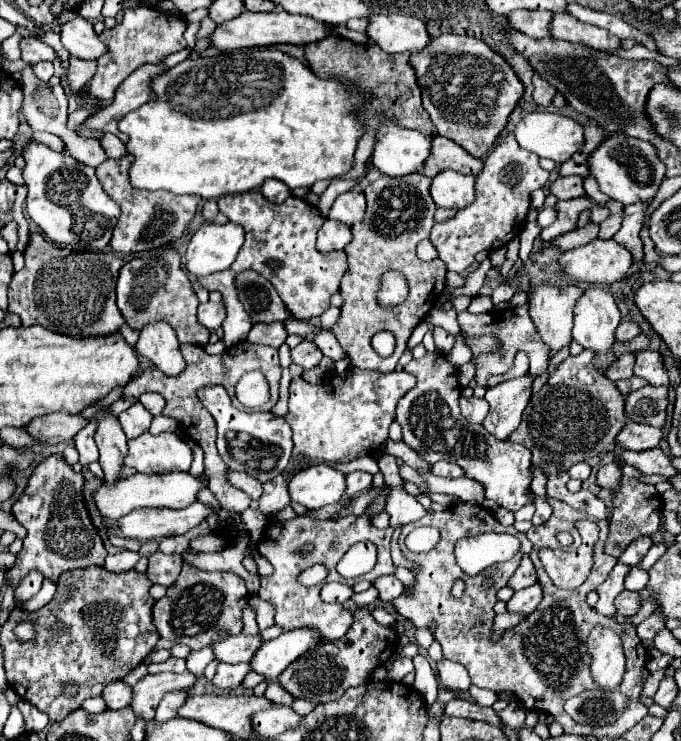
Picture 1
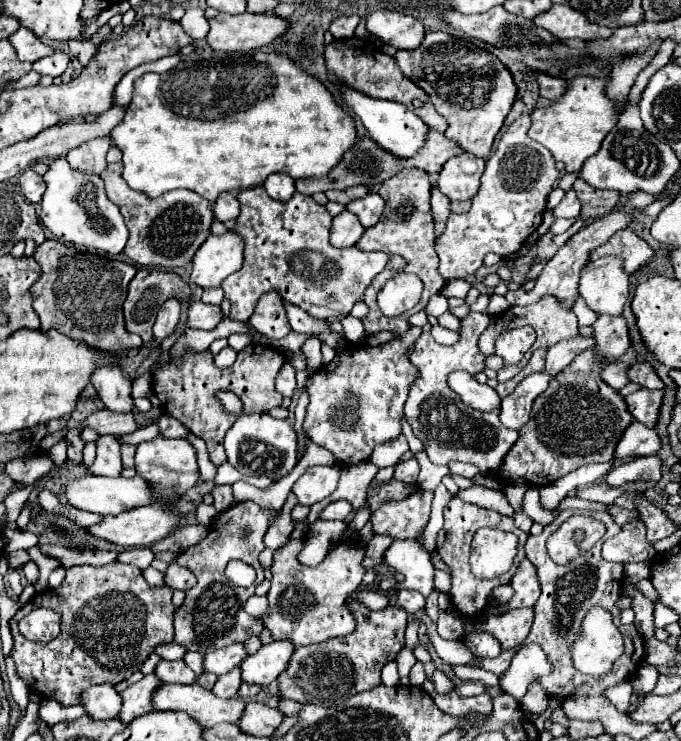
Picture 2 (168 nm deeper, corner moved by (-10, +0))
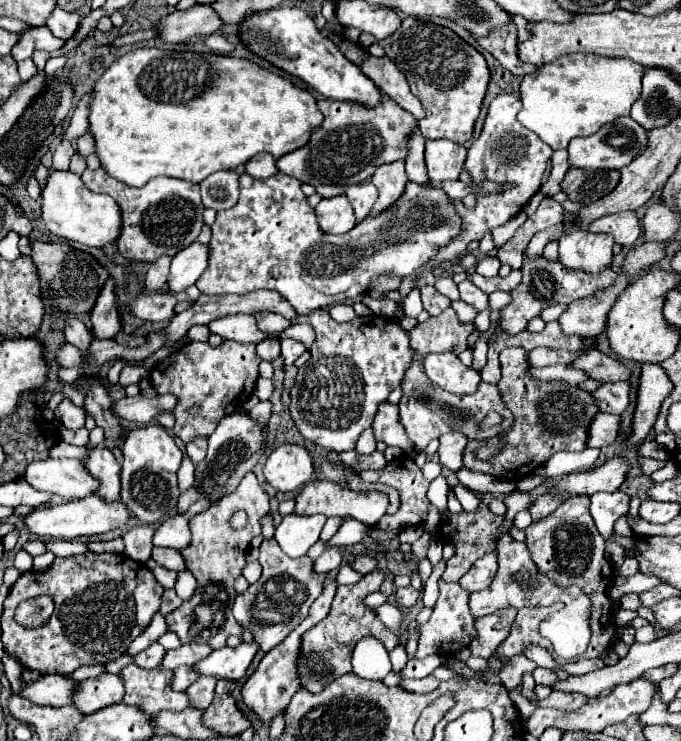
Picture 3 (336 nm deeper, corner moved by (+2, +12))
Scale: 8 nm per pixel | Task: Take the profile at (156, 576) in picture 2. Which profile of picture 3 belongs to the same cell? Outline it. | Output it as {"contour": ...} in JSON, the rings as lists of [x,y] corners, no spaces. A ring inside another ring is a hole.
{"contour":[[[158,612],[158,614],[154,614],[154,618],[152,618],[152,622],[150,622],[150,626],[136,638],[133,640],[132,644],[130,644],[130,648],[127,650],[127,654],[136,655],[139,652],[142,652],[144,648],[148,648],[150,644],[154,644],[154,642],[158,642],[164,634],[166,634],[166,622],[164,622],[164,616]]]}

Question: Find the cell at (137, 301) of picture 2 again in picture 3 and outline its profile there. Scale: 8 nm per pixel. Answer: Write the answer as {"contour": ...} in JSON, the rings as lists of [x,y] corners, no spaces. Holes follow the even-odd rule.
{"contour":[[[110,278],[98,300],[94,310],[90,312],[90,320],[94,326],[94,336],[96,338],[112,338],[122,330],[120,322],[120,312],[118,312],[118,294],[116,294],[116,280]]]}

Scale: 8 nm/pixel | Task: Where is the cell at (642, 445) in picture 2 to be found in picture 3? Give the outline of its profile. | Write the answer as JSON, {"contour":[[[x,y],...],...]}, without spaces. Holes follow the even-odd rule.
{"contour":[[[600,412],[594,418],[594,422],[590,424],[588,446],[592,446],[592,448],[610,446],[618,438],[618,432],[620,432],[620,416]]]}

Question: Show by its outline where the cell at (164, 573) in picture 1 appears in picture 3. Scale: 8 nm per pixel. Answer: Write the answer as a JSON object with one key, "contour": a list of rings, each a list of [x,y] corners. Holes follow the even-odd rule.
{"contour":[[[182,570],[178,572],[178,578],[176,578],[176,594],[182,598],[182,600],[188,600],[192,594],[194,594],[194,588],[196,588],[196,578],[192,576],[190,570]]]}

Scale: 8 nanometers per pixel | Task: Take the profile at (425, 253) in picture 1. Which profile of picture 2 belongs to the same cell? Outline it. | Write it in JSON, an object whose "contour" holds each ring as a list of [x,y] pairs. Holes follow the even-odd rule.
{"contour":[[[432,186],[432,194],[430,194],[430,204],[432,204],[432,216],[434,216],[434,226],[436,226],[436,236],[440,236],[440,230],[444,230],[444,224],[450,216],[450,200],[448,196],[444,196],[438,186]]]}

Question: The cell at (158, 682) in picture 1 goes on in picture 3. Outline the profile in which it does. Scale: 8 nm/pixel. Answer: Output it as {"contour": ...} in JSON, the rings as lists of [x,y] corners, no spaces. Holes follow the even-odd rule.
{"contour":[[[104,674],[100,678],[88,678],[80,684],[74,704],[84,714],[98,712],[100,708],[106,708],[108,704],[118,704],[124,698],[124,680],[120,680],[120,674]]]}

